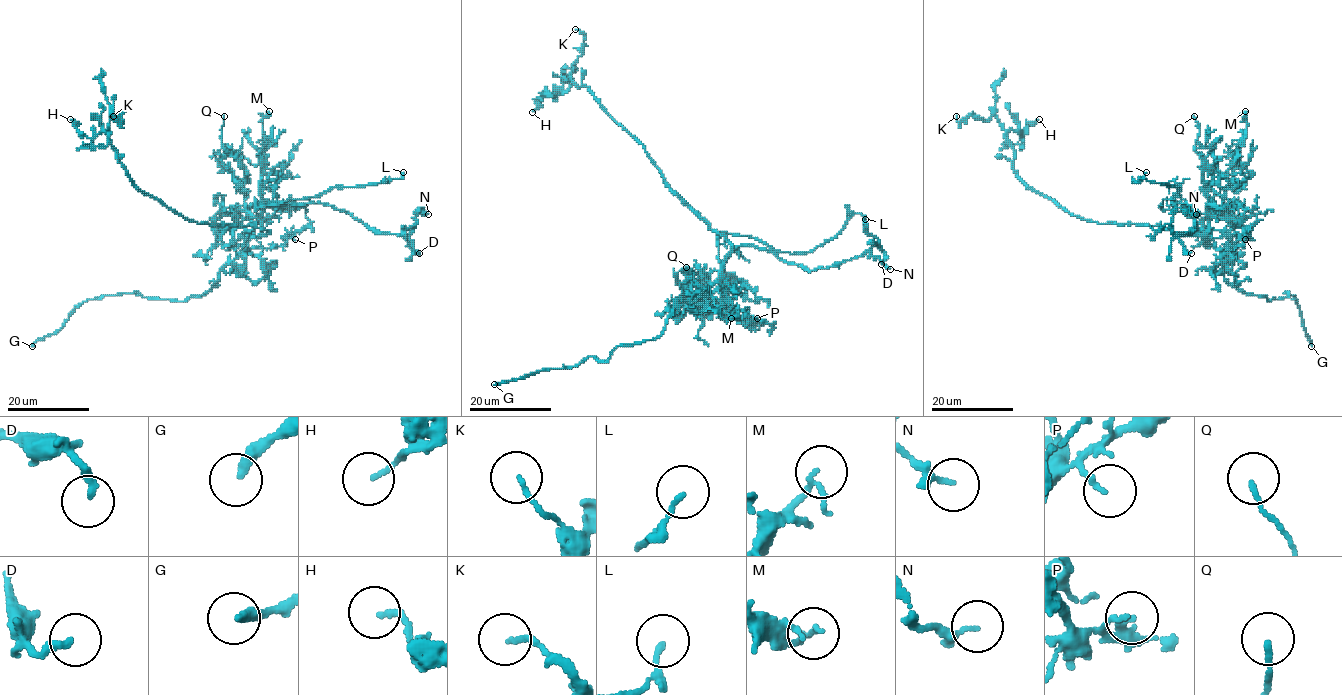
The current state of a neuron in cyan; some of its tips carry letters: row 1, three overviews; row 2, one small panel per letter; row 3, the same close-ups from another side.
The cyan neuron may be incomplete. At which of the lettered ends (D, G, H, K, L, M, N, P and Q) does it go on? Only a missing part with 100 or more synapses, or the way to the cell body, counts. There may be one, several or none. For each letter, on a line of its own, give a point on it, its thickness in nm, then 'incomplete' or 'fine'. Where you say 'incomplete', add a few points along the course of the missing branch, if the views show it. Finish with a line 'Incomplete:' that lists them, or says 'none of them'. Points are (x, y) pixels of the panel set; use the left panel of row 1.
D: (419, 253) | 240 nm | fine
G: (32, 346) | 300 nm | incomplete
H: (70, 119) | 140 nm | fine
K: (113, 116) | 120 nm | fine
L: (403, 172) | 140 nm | fine
M: (269, 111) | 110 nm | fine
N: (428, 214) | 220 nm | fine
P: (295, 239) | 110 nm | fine
Q: (224, 116) | 140 nm | fine
Incomplete: G

